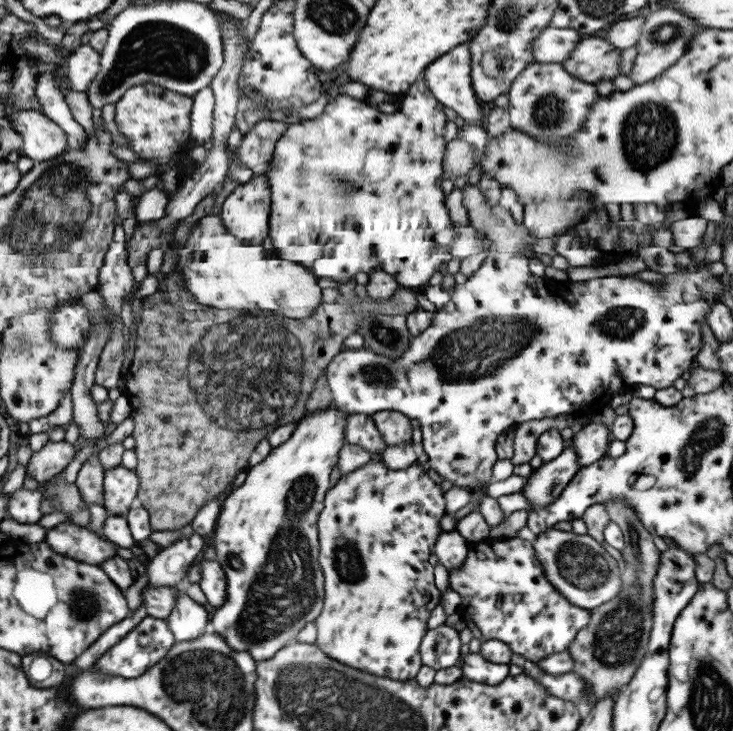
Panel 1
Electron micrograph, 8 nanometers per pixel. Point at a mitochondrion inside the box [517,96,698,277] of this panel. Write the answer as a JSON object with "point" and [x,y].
{"point":[649,124]}

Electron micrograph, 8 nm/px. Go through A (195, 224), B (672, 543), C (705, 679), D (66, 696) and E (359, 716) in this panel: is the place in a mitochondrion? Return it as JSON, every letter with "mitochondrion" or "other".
{"A":"other","B":"other","C":"mitochondrion","D":"other","E":"mitochondrion"}

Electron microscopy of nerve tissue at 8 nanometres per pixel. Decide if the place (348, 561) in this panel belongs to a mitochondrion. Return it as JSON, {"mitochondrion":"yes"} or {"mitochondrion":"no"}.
{"mitochondrion":"yes"}

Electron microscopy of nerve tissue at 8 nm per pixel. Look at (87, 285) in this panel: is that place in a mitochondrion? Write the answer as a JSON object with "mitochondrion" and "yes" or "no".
{"mitochondrion":"no"}

